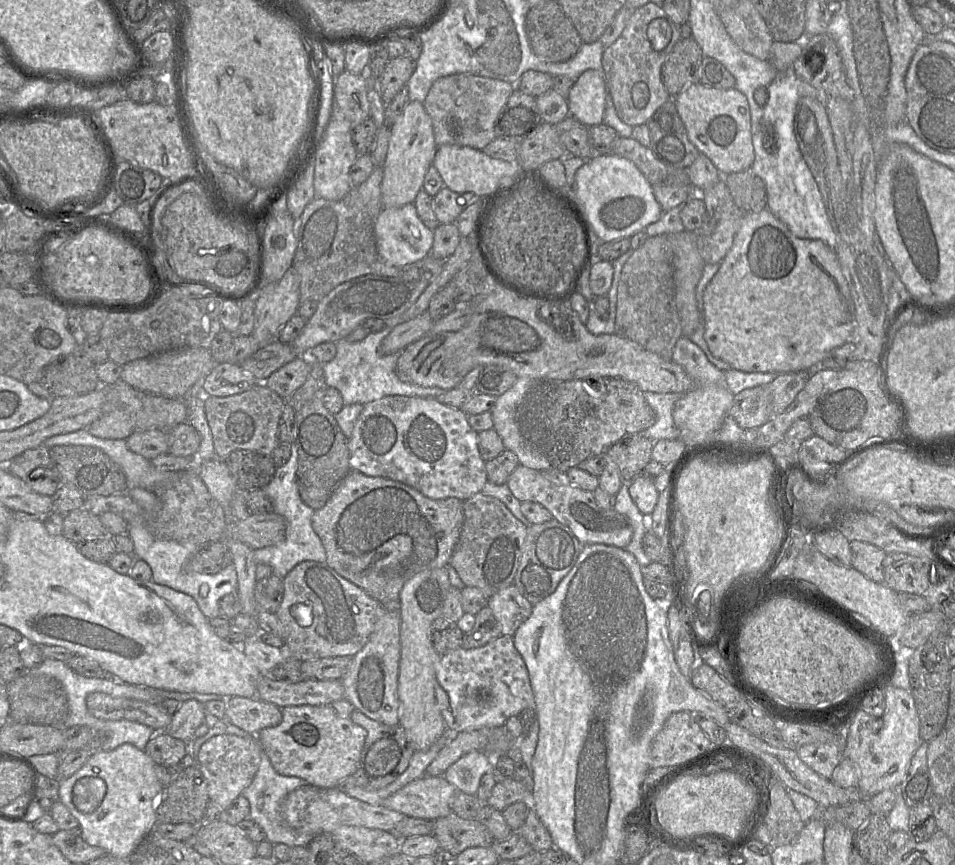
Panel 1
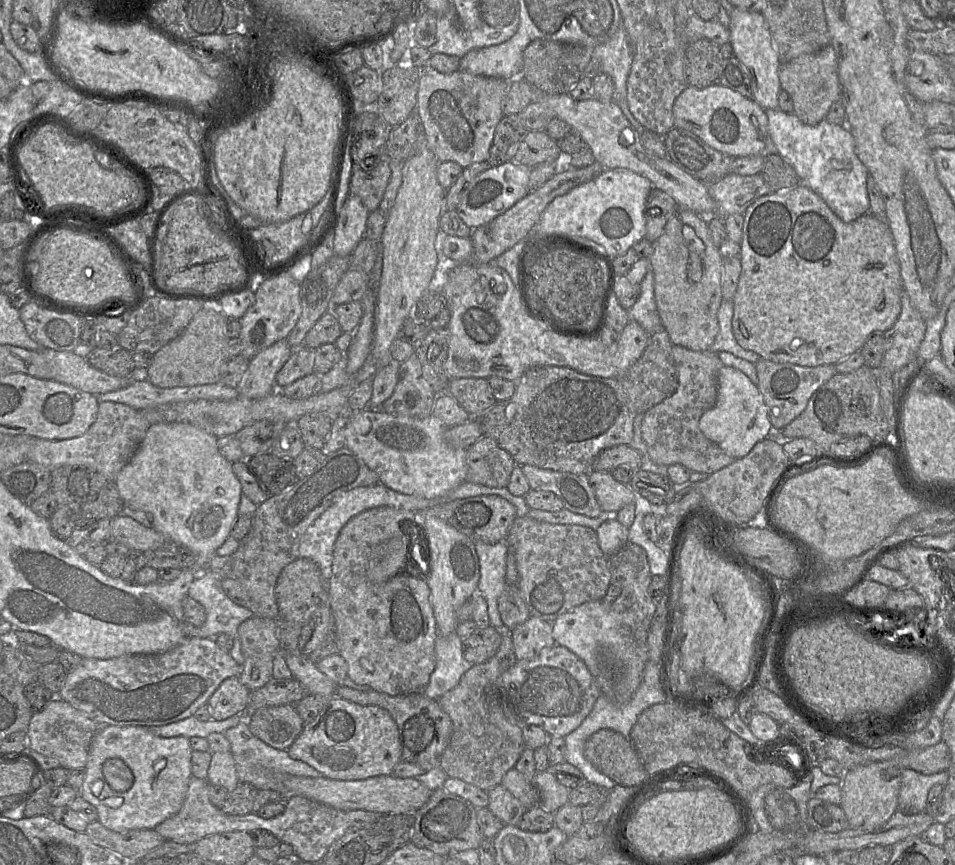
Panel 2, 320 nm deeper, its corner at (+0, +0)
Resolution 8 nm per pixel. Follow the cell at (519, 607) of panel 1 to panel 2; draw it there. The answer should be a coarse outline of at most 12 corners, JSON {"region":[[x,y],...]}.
{"region":[[530,616],[509,631],[518,661],[555,645],[552,623]]}

